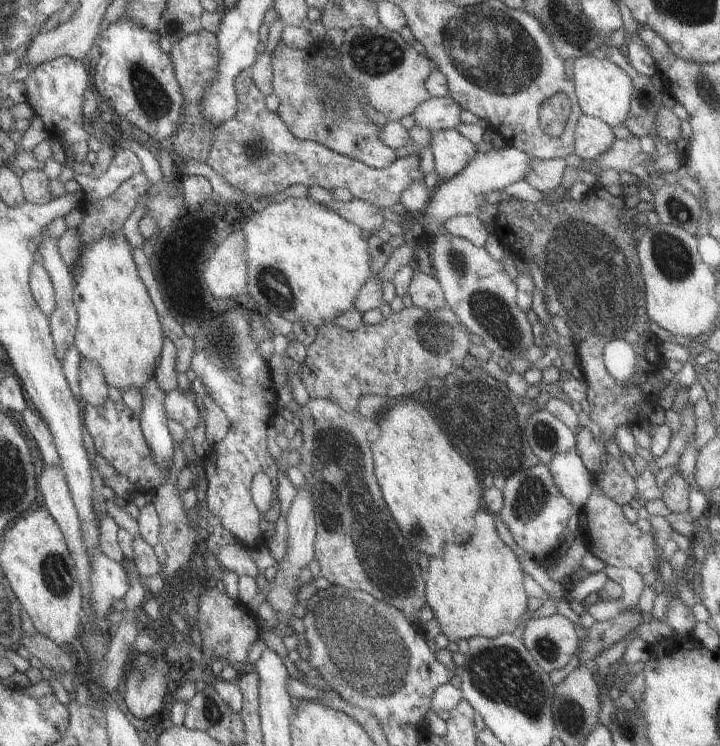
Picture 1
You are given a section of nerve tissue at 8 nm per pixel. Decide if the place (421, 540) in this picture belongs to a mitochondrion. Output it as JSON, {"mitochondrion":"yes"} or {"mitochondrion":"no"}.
{"mitochondrion":"yes"}

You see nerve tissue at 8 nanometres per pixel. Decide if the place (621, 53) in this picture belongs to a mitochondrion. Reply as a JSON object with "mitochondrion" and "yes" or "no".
{"mitochondrion":"no"}

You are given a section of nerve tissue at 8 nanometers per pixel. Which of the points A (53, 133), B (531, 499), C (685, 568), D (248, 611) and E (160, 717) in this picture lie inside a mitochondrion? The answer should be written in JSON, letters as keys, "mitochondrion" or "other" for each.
{"A":"other","B":"mitochondrion","C":"other","D":"other","E":"other"}

